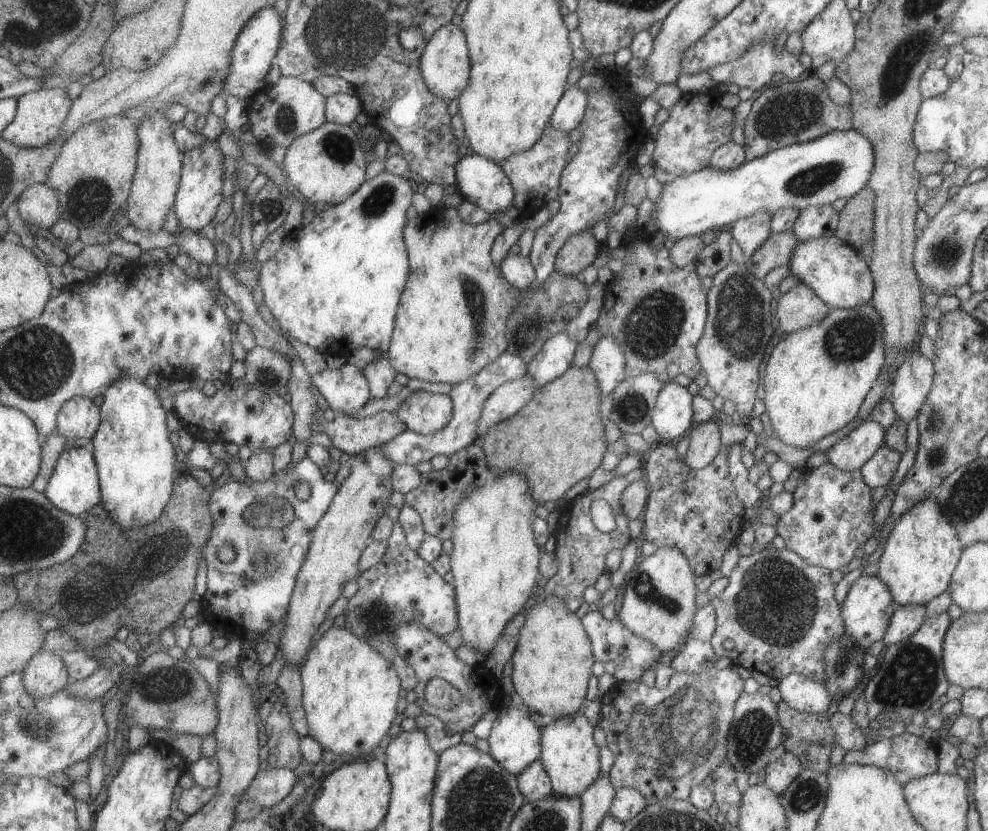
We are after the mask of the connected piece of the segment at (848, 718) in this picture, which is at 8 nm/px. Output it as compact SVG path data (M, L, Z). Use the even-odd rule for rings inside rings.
M837 711L829 719L835 732L835 742L844 750L862 750L868 744L867 731L861 729L851 715Z

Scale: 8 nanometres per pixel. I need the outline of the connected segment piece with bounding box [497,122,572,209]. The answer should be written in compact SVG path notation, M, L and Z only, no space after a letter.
M548 122L541 137L529 150L514 153L511 157L497 162L512 183L515 194L512 205L540 209L550 200L559 198L561 174L570 161L568 150L571 144L569 133L558 130Z

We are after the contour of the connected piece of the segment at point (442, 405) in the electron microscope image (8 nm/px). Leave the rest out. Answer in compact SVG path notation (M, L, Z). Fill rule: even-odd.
M418 390L412 391L394 413L411 431L429 435L446 426L453 412L449 394Z

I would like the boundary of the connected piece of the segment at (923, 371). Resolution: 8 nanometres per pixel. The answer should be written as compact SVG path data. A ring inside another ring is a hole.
M910 352L905 361L902 361L895 370L887 394L898 417L906 422L917 417L917 412L931 389L934 373L933 361L921 352Z

